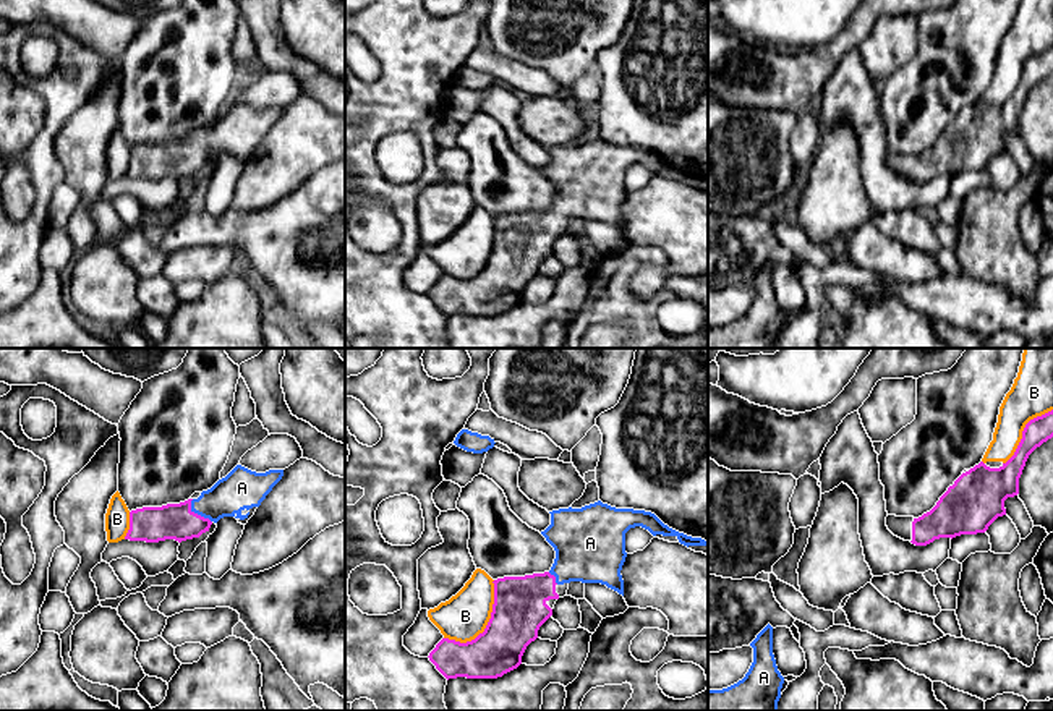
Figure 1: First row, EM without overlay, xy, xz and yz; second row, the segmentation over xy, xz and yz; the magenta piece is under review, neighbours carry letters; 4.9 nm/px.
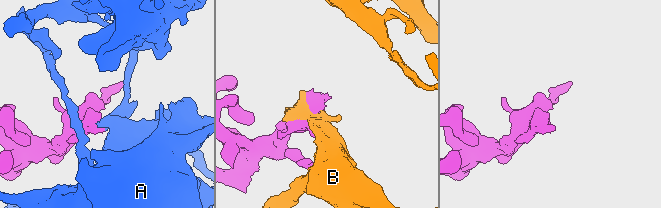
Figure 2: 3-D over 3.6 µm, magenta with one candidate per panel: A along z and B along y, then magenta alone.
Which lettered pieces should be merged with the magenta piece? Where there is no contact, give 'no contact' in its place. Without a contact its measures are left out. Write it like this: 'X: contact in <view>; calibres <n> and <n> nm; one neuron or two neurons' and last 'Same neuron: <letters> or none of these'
A: contact in xy; calibres 180 and 200 nm; one neuron
B: contact in xz; calibres 260 and 220 nm; two neurons
Same neuron: A

